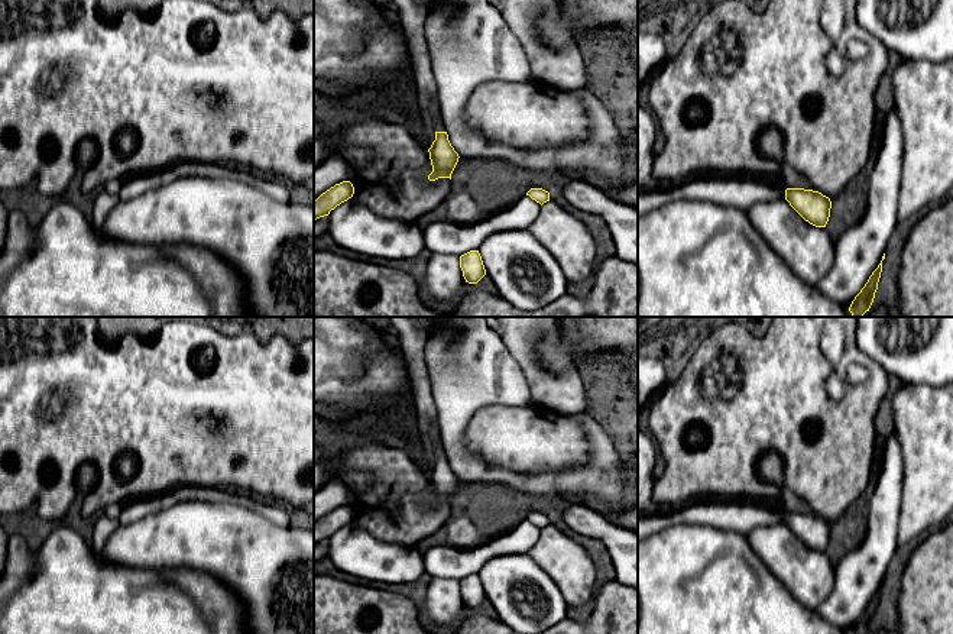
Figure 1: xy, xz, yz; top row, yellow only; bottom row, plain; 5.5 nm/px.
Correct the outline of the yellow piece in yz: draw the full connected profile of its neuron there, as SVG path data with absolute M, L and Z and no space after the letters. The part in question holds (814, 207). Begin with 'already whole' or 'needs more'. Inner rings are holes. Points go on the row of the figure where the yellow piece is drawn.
already whole | M787 188L785 200L810 224L826 227L832 201L819 191L804 188Z

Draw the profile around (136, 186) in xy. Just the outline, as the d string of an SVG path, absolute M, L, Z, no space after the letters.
M178 162L162 171L139 174L123 179L119 200L129 201L132 198L146 194L148 191L172 184L185 177L239 181L244 185L253 187L265 193L275 201L291 201L288 188L281 182L276 182L266 177L257 177L239 165L200 162Z

